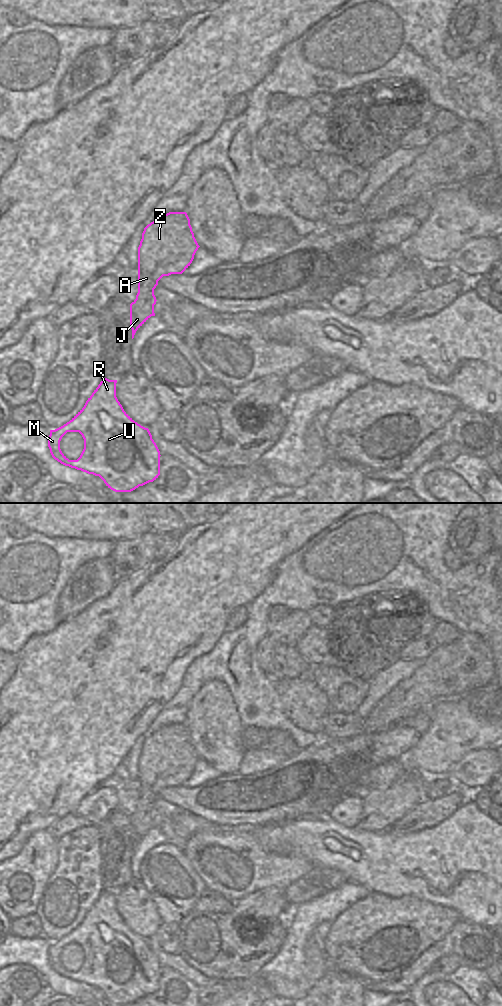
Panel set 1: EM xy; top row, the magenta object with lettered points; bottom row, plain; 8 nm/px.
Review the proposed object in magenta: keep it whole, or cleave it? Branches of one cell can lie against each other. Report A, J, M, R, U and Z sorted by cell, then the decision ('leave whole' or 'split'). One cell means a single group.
A J M R U Z | leave whole

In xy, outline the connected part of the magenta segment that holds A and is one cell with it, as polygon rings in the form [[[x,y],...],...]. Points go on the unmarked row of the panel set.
[[[186,724],[163,726],[144,740],[138,759],[138,805],[136,811],[130,816],[132,851],[136,843],[151,828],[155,828],[154,817],[157,812],[154,801],[158,793],[163,788],[182,786],[192,775],[199,759]]]

